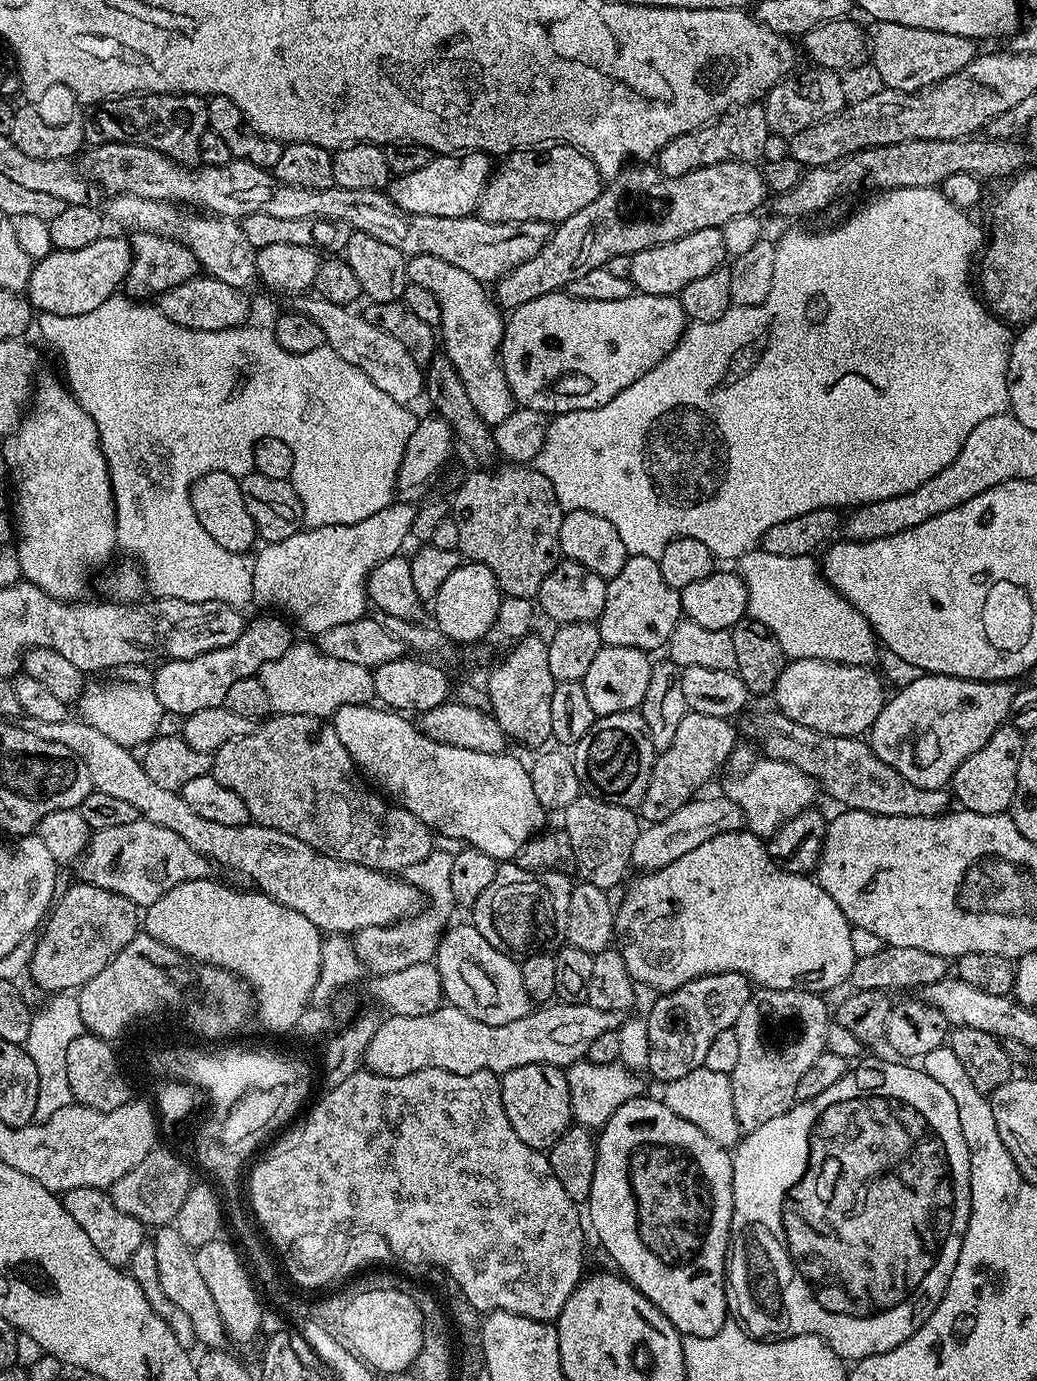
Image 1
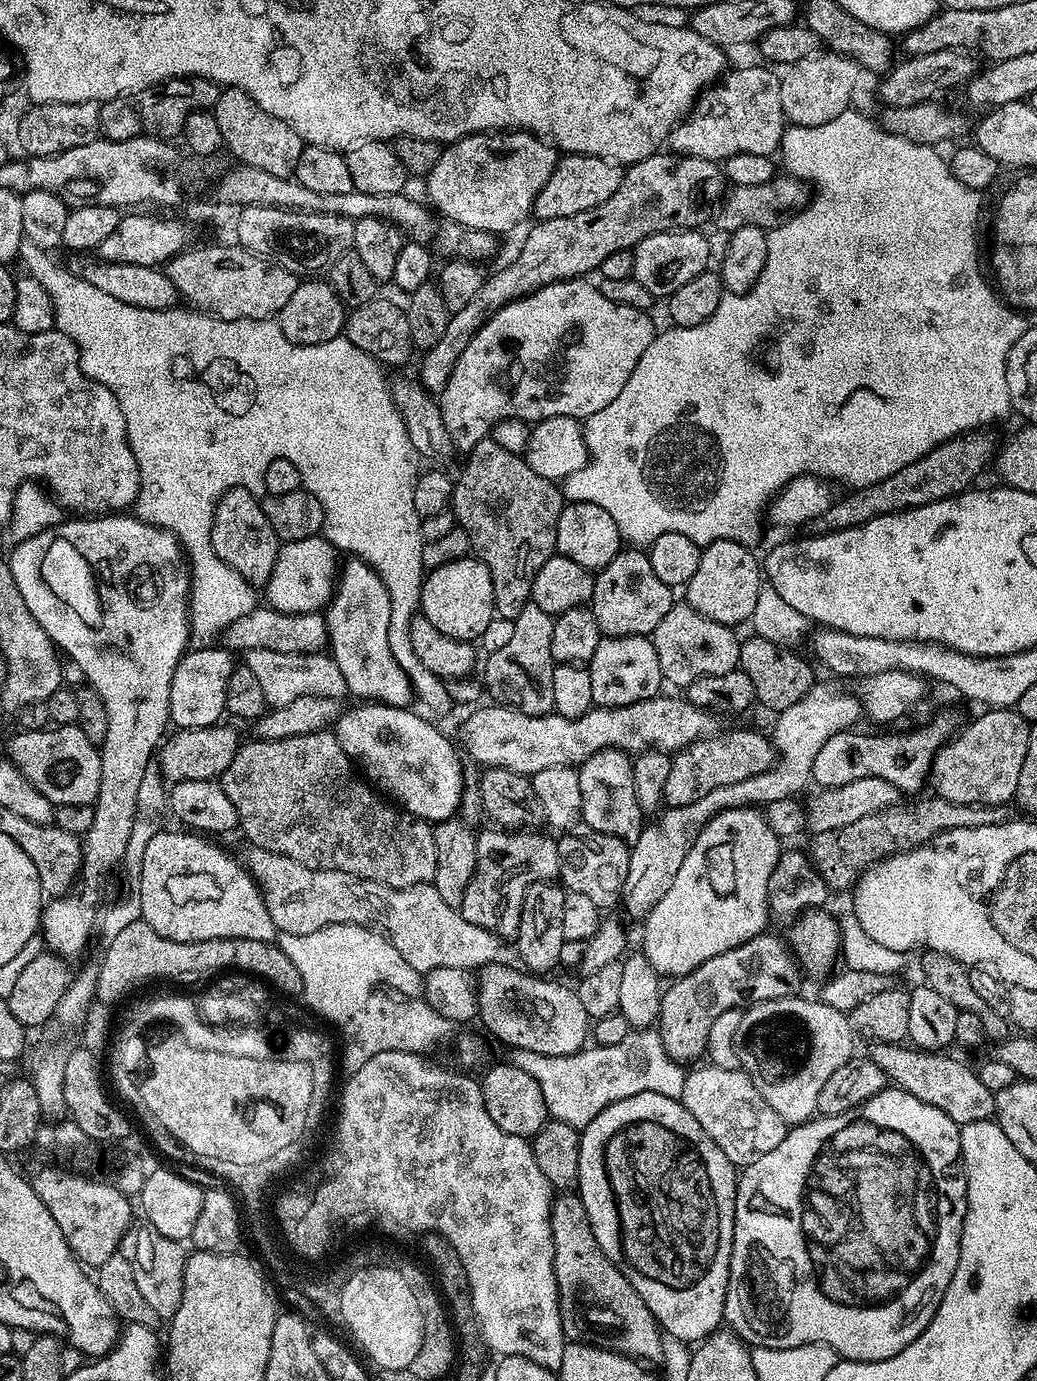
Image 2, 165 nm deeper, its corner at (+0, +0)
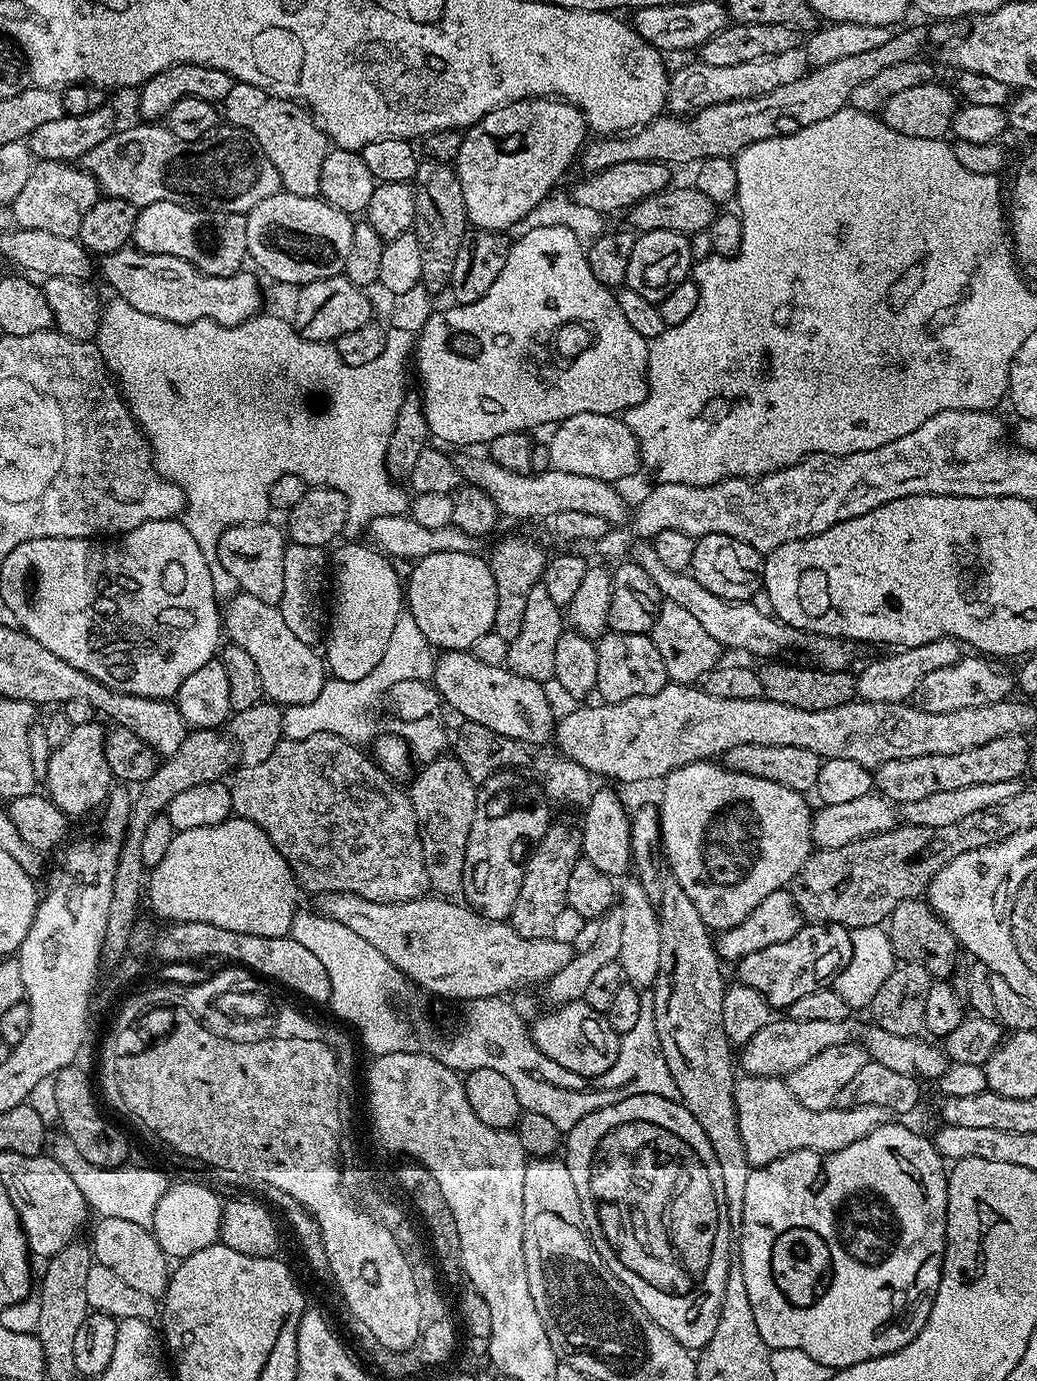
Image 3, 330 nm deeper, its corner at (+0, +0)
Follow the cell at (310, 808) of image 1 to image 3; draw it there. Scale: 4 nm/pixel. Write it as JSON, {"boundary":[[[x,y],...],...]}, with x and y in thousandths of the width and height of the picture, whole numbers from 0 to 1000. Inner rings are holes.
{"boundary":[[[317,530],[294,536],[271,535],[257,552],[232,555],[232,559],[223,563],[224,587],[254,601],[268,618],[276,621],[292,645],[340,646],[369,655],[406,651],[414,642],[396,576],[391,571],[389,573],[389,570],[377,565],[358,547],[347,545],[344,539]]]}

